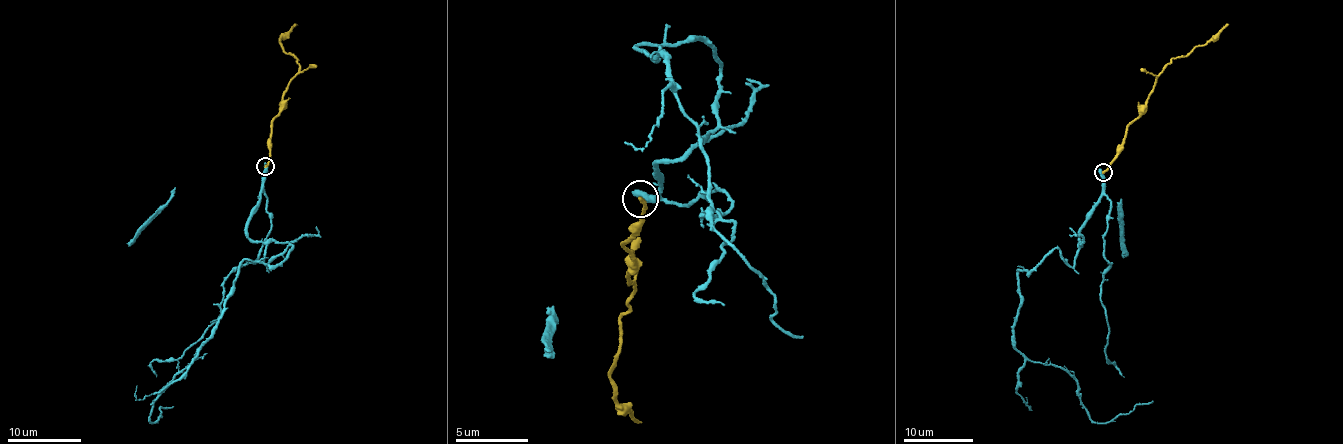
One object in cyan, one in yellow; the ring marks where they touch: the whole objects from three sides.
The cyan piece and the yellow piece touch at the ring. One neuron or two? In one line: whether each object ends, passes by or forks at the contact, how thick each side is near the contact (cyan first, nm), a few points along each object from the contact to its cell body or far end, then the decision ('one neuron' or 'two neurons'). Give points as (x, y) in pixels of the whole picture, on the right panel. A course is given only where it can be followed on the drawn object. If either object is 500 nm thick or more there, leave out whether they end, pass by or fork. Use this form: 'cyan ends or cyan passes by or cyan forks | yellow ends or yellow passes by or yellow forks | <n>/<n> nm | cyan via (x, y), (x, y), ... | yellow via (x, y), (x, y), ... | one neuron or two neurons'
cyan ends | yellow ends | 480/260 nm | cyan via (1102, 172), (1073, 266), (1059, 249), (1017, 270), (1015, 342), (1069, 371), (1095, 422), (1153, 401) | yellow via (1103, 172), (1117, 154), (1126, 128), (1140, 115), (1158, 74), (1228, 24) | two neurons

